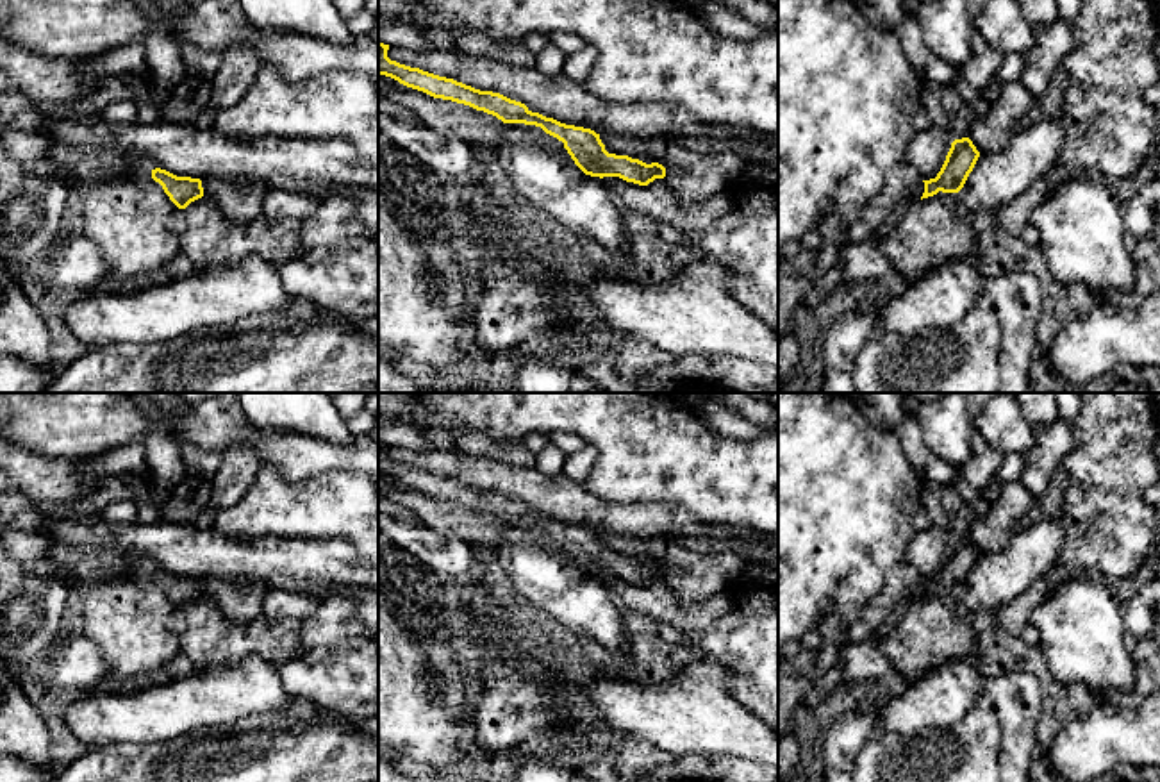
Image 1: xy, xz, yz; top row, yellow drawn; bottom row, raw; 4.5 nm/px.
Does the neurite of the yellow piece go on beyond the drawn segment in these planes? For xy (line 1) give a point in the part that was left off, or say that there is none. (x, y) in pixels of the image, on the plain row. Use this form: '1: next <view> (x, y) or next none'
1: next none

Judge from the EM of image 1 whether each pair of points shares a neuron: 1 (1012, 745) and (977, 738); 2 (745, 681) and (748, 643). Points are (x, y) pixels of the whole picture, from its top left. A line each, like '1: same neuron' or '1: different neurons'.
1: different neurons
2: same neuron

